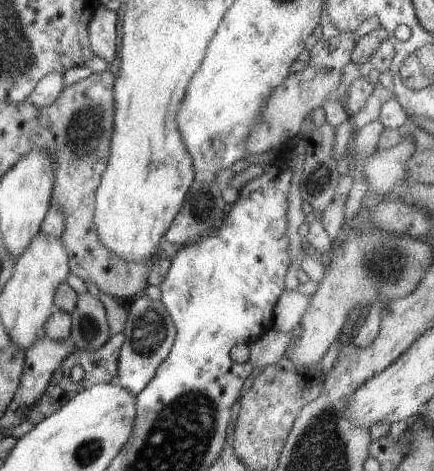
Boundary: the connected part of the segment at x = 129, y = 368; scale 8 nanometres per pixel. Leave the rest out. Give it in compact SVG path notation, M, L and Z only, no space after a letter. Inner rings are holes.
M143 293L131 301L123 333L125 341L119 354L117 373L111 383L121 386L136 397L154 378L160 364L170 354L176 328L162 301L152 300Z

